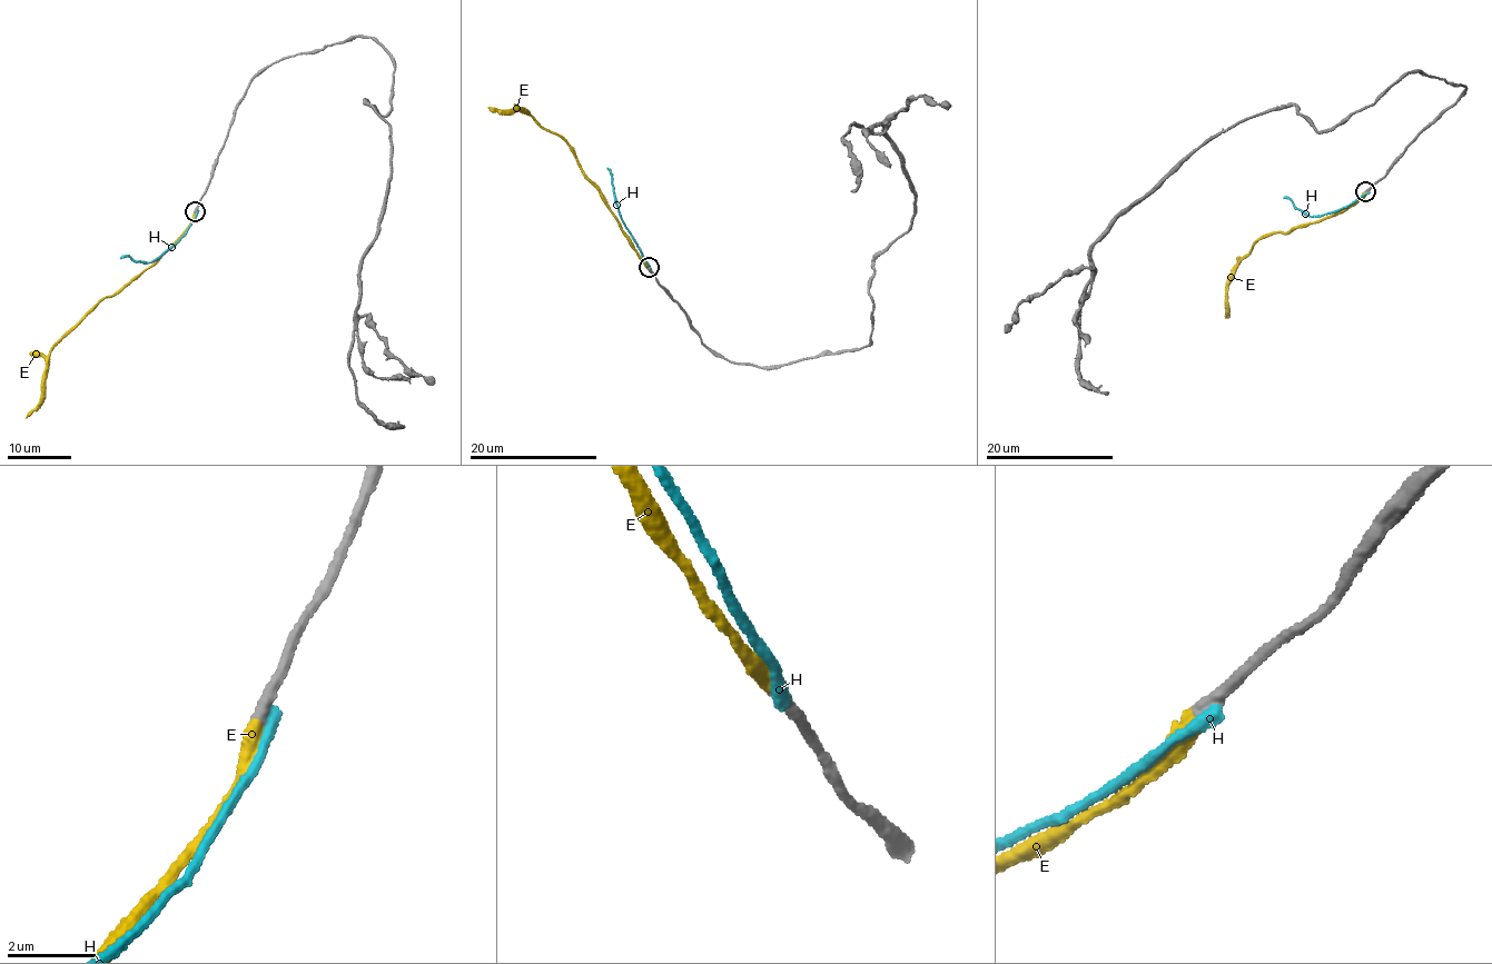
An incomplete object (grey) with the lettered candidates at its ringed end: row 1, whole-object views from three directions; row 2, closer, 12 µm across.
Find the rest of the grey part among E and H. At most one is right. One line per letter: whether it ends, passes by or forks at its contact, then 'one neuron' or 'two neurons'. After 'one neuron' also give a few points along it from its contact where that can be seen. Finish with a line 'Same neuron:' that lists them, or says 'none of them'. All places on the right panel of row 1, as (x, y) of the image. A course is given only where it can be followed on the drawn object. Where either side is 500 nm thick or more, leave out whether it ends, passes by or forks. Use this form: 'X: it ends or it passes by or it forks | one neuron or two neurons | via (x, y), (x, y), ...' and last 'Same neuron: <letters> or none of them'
E: it ends | one neuron | via (1365, 191), (1355, 201), (1325, 218), (1284, 232), (1265, 234), (1238, 264), (1228, 284), (1229, 311), (1225, 317)
H: it ends | two neurons
Same neuron: E

